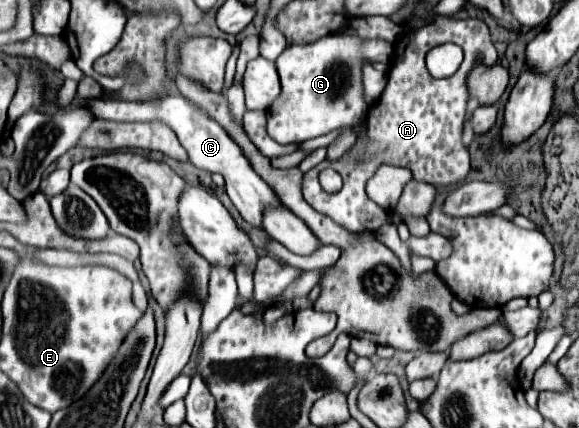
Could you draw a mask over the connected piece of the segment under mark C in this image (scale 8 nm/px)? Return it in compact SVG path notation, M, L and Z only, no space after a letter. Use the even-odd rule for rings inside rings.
M183 96L163 98L157 103L135 103L97 98L91 104L91 112L95 118L115 120L115 122L141 122L141 120L155 122L155 120L159 120L159 122L167 124L177 134L181 146L187 150L191 164L195 164L197 168L207 170L207 172L223 174L227 194L229 194L231 202L235 204L235 208L239 210L241 218L259 230L263 230L263 210L267 210L267 206L281 206L279 198L275 198L275 192L267 186L267 182L263 182L263 178L259 178L259 174L255 174L255 170L251 168L247 158L241 154L239 146L233 142L233 138L213 118L209 118L201 108L193 106Z

